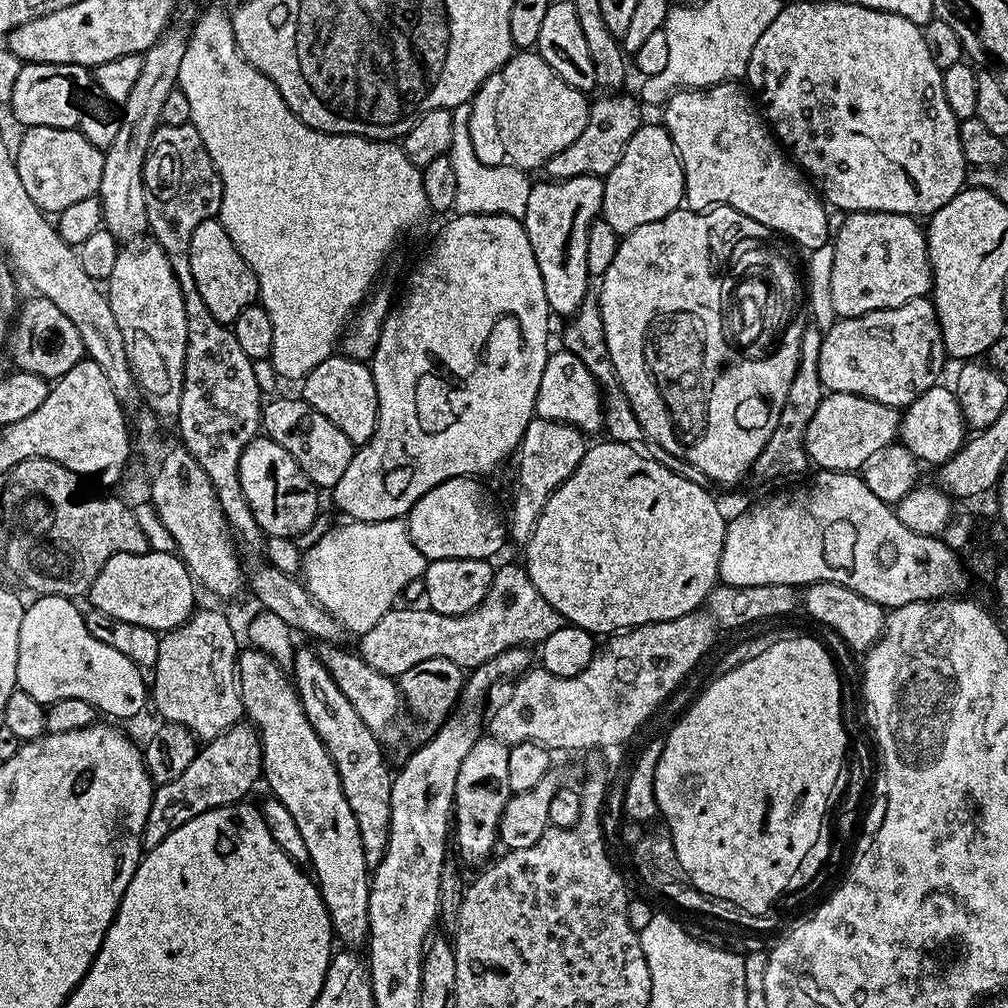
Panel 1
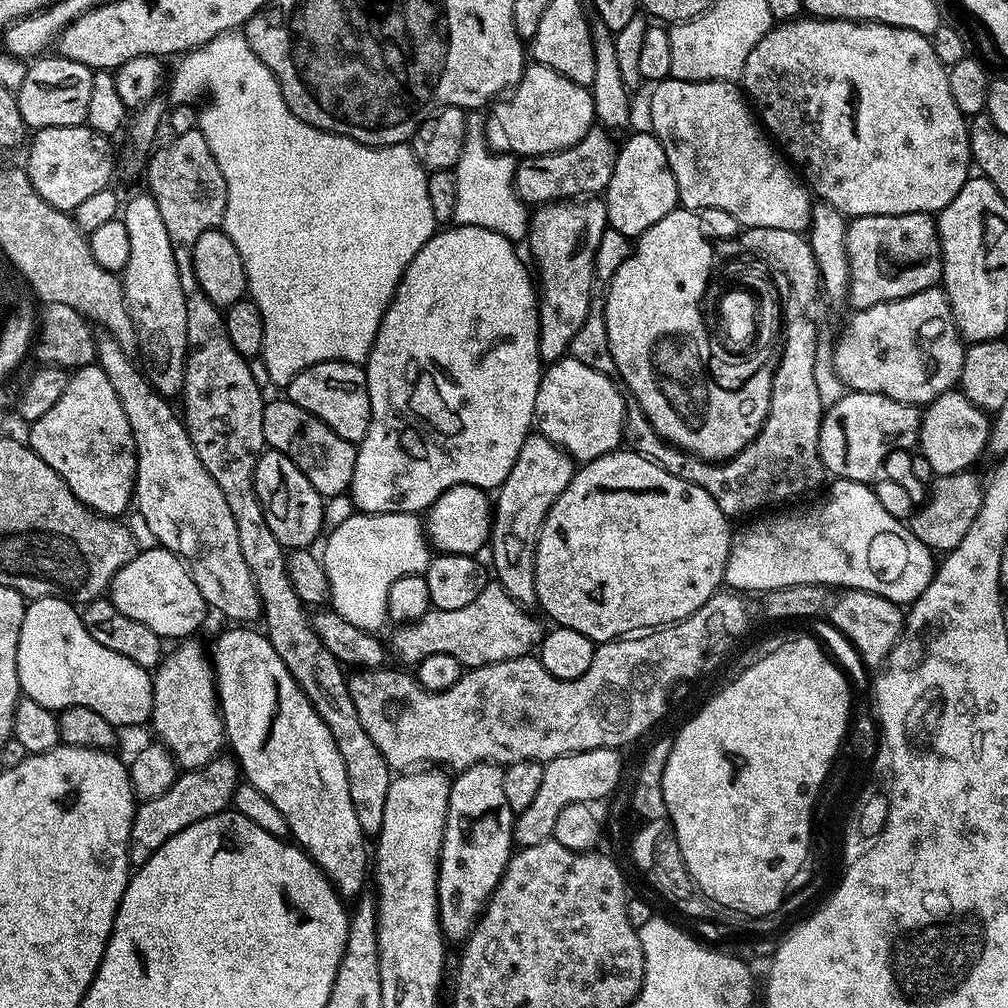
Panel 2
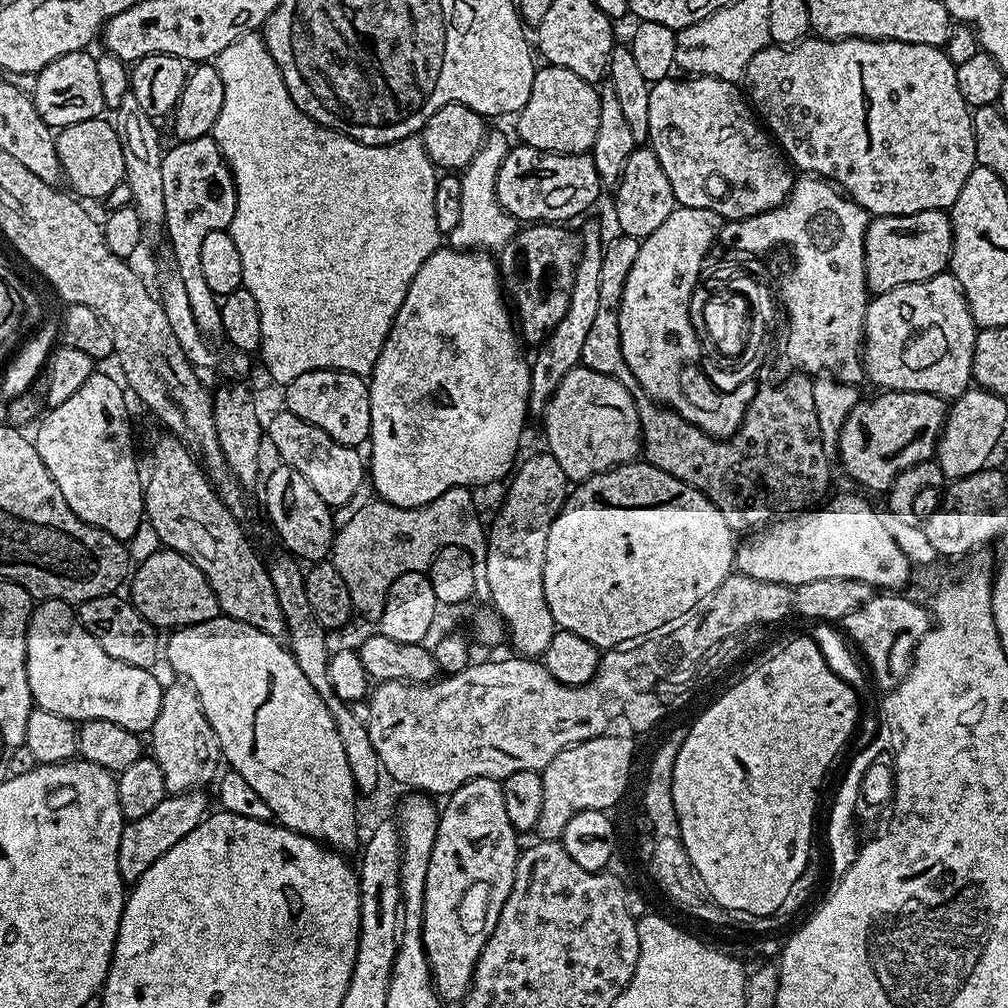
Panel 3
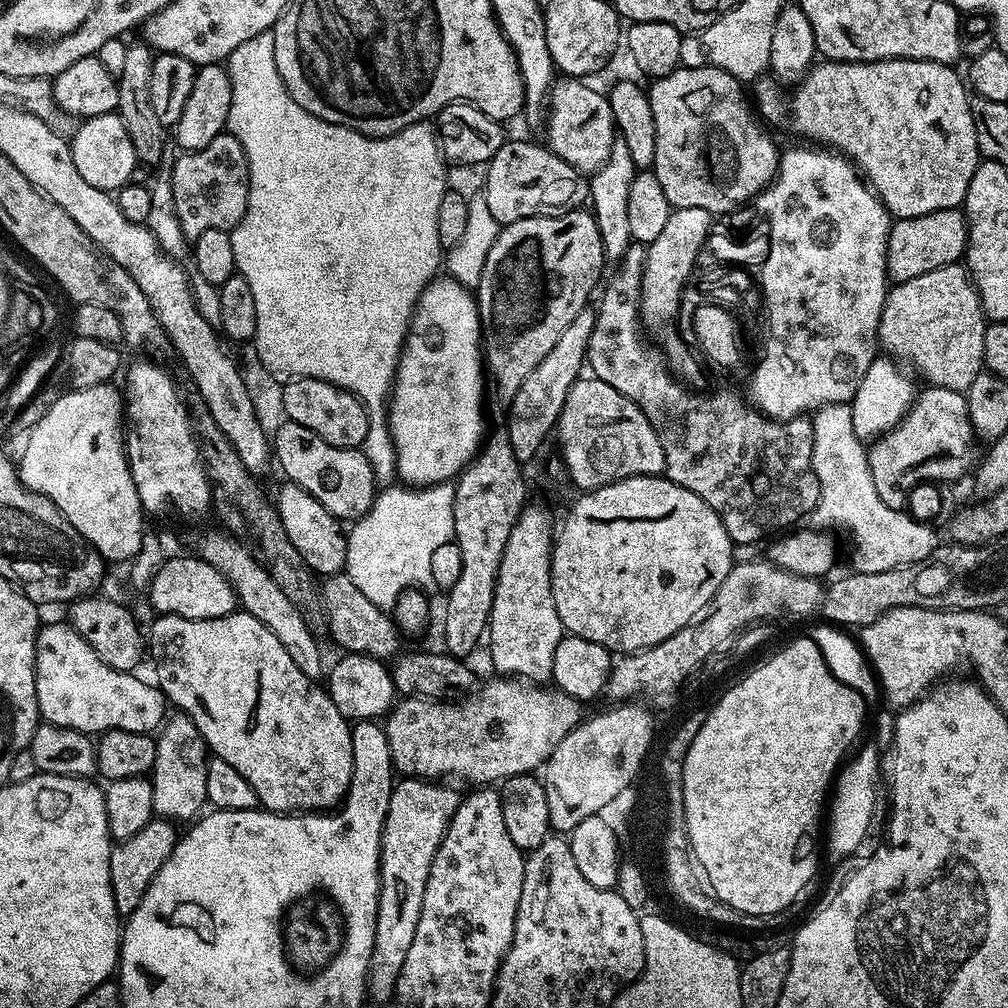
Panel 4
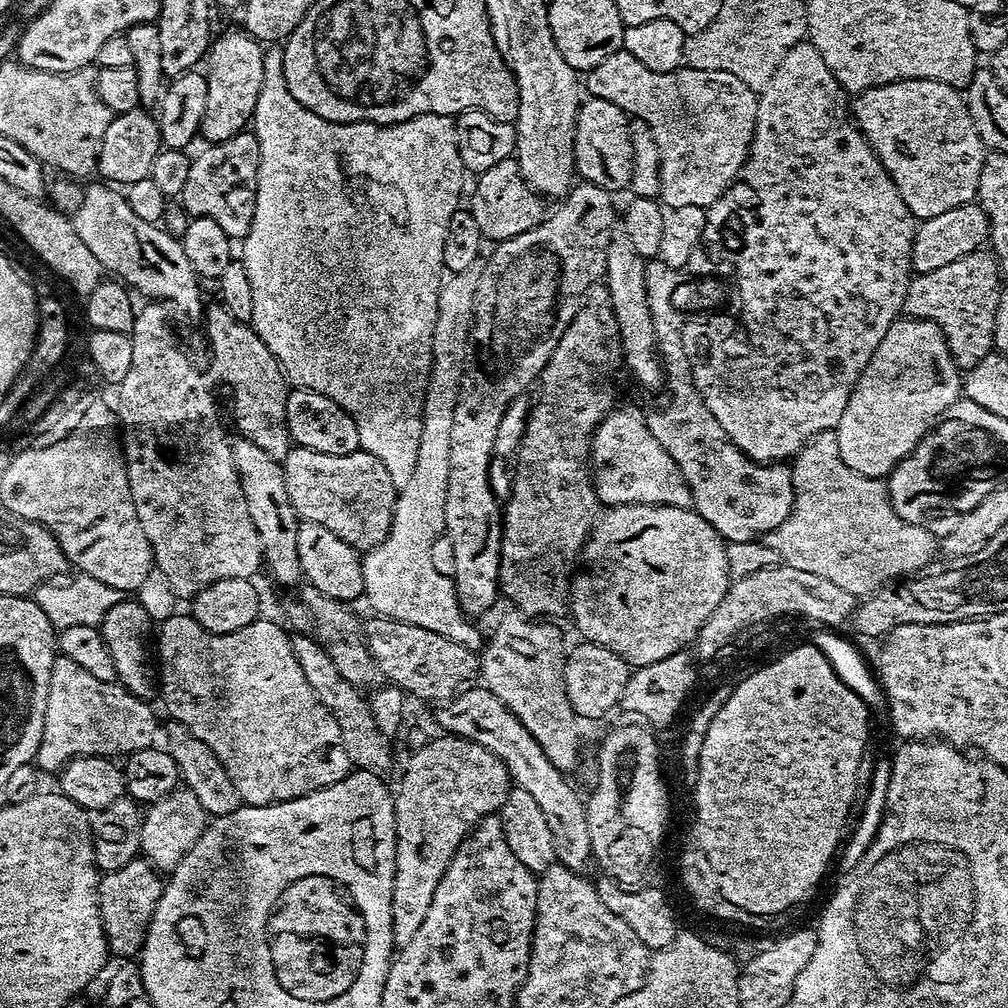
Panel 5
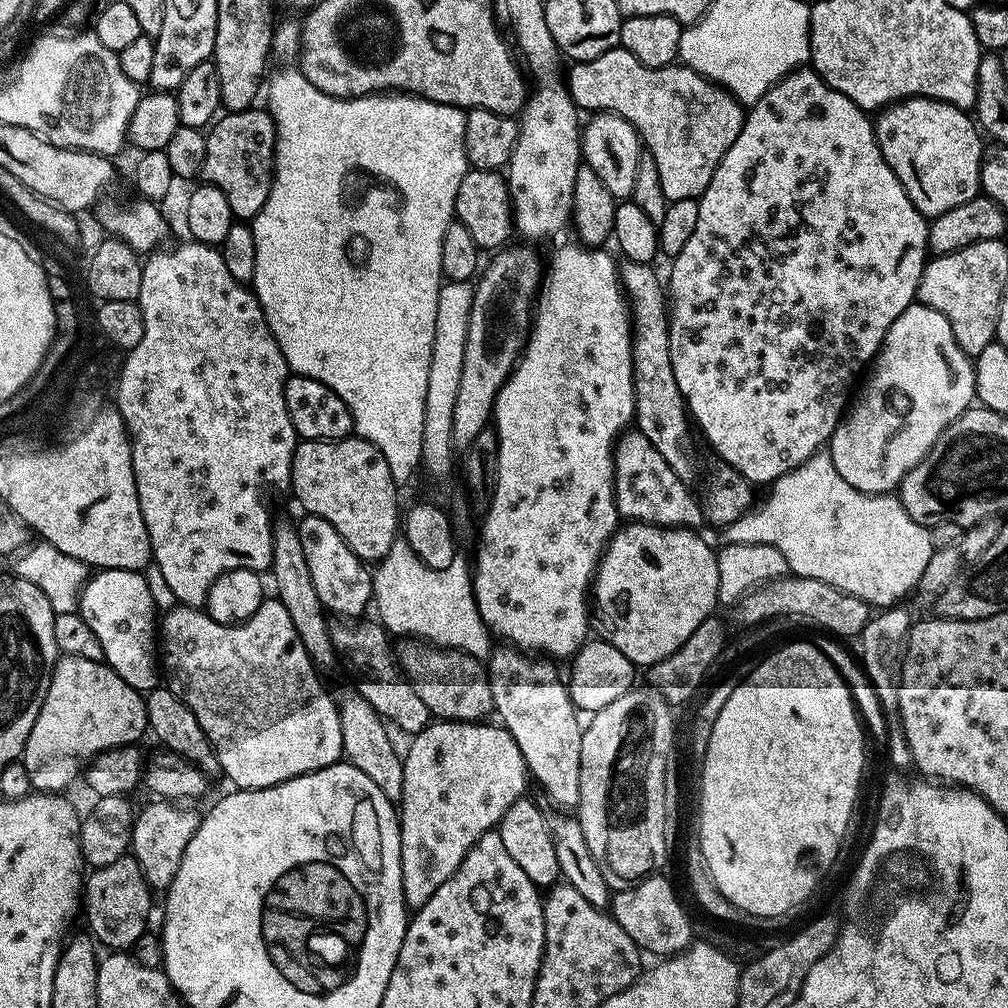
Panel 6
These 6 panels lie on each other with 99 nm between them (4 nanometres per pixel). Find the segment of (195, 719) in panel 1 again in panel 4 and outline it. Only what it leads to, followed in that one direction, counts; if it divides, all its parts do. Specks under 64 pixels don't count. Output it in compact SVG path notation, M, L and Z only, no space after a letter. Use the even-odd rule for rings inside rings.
M176 714L171 720L172 717L155 737L156 757L150 773L154 790L154 813L169 822L192 822L201 815L200 807L208 804L206 770L210 753L198 726L194 726L189 716Z

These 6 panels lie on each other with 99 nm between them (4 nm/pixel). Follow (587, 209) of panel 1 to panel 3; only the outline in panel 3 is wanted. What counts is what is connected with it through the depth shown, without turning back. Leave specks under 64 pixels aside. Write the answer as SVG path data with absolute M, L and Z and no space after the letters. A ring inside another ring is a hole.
M588 224L584 228L580 254L576 261L576 273L574 274L574 286L570 290L570 306L566 306L566 314L562 314L562 320L554 326L554 330L535 349L536 357L531 357L530 367L530 398L528 399L528 411L532 414L543 413L548 407L548 400L558 388L558 382L570 374L580 364L582 358L582 346L586 342L586 334L594 323L594 317L598 311L598 274L602 270L602 254L604 244L600 240L600 228L596 224Z

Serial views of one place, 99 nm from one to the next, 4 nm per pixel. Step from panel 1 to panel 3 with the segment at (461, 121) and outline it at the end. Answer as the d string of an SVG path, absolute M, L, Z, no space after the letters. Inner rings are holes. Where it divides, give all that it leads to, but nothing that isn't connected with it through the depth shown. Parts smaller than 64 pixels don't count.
M496 130L489 131L484 137L484 144L474 154L467 166L459 173L462 186L462 215L458 217L458 226L447 233L446 240L451 247L465 250L499 250L514 238L518 231L518 222L498 202L496 183L498 170L506 158L510 141Z

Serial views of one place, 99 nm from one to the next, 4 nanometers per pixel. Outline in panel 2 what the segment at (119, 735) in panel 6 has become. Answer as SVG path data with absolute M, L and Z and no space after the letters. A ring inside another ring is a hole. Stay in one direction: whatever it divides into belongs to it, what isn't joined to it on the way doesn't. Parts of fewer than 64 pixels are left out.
M41 596L25 607L16 655L21 693L53 710L90 706L111 724L147 725L154 706L153 673L90 638L83 615L72 608L58 596Z

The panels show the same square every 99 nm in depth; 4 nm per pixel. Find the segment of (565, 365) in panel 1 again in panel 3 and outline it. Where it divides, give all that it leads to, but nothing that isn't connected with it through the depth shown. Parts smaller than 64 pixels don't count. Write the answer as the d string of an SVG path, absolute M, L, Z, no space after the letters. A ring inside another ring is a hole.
M577 366L558 382L558 388L548 400L548 407L542 413L544 419L544 436L548 439L547 451L562 466L569 481L588 480L594 474L602 474L620 464L631 464L641 455L640 423L638 410L634 406L634 398L626 394L626 386L622 382L614 382L606 374L598 374L594 370Z

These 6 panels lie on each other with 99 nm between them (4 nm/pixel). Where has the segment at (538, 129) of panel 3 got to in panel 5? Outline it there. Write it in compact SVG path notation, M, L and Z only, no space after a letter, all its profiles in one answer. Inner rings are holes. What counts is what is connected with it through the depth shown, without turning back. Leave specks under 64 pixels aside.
M597 96L585 99L576 112L576 137L574 154L576 155L575 175L581 181L602 186L608 192L619 193L619 188L627 189L631 182L631 134L629 117L614 102Z

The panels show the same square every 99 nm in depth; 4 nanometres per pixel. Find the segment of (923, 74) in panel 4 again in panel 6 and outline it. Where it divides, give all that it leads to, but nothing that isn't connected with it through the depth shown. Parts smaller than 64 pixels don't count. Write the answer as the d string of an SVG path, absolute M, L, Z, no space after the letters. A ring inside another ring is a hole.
M912 95L888 104L877 116L880 117L874 120L876 140L884 161L892 167L910 202L925 218L938 217L978 195L981 133L965 109L931 96Z

